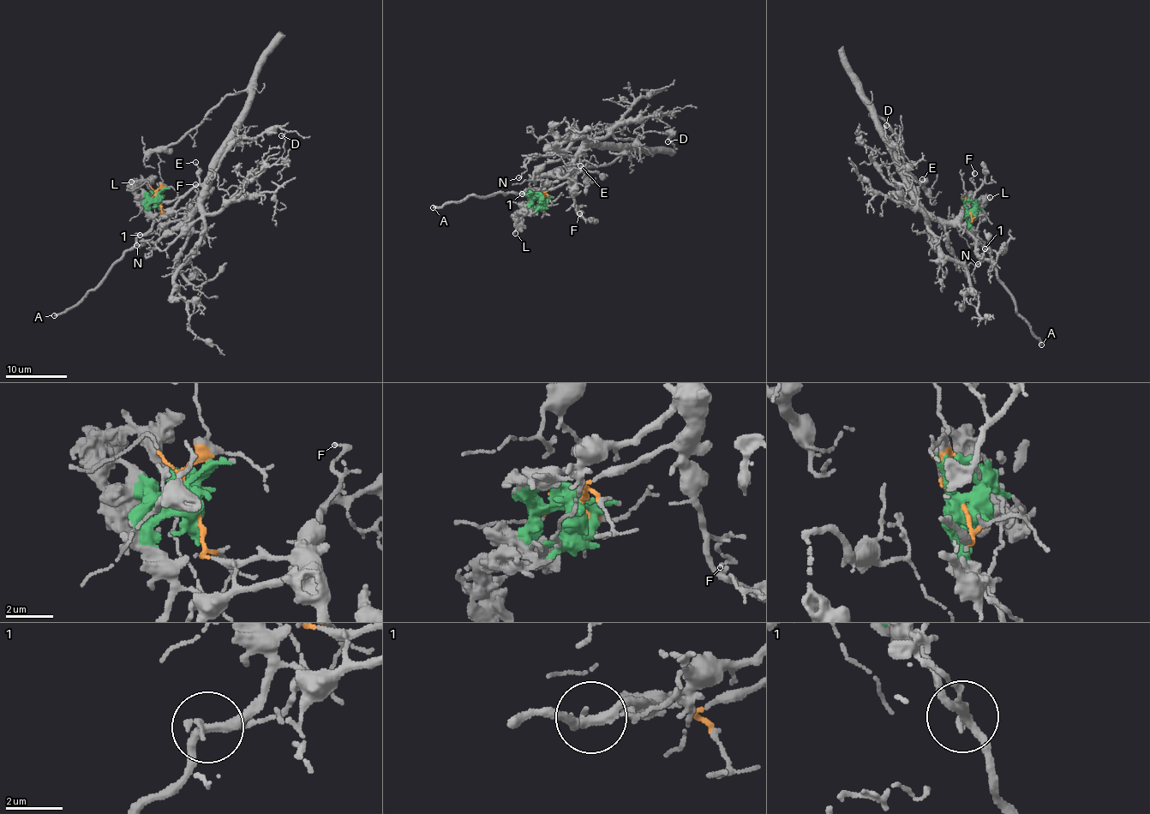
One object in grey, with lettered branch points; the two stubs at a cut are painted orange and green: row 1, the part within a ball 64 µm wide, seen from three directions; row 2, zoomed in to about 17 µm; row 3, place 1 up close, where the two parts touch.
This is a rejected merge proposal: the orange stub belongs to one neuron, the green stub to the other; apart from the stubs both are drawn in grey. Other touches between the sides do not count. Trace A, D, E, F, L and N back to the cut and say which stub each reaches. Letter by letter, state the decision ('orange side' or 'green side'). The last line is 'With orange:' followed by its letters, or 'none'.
A: green side
D: orange side
E: orange side
F: orange side
L: green side
N: orange side
With orange: D, E, F, N

